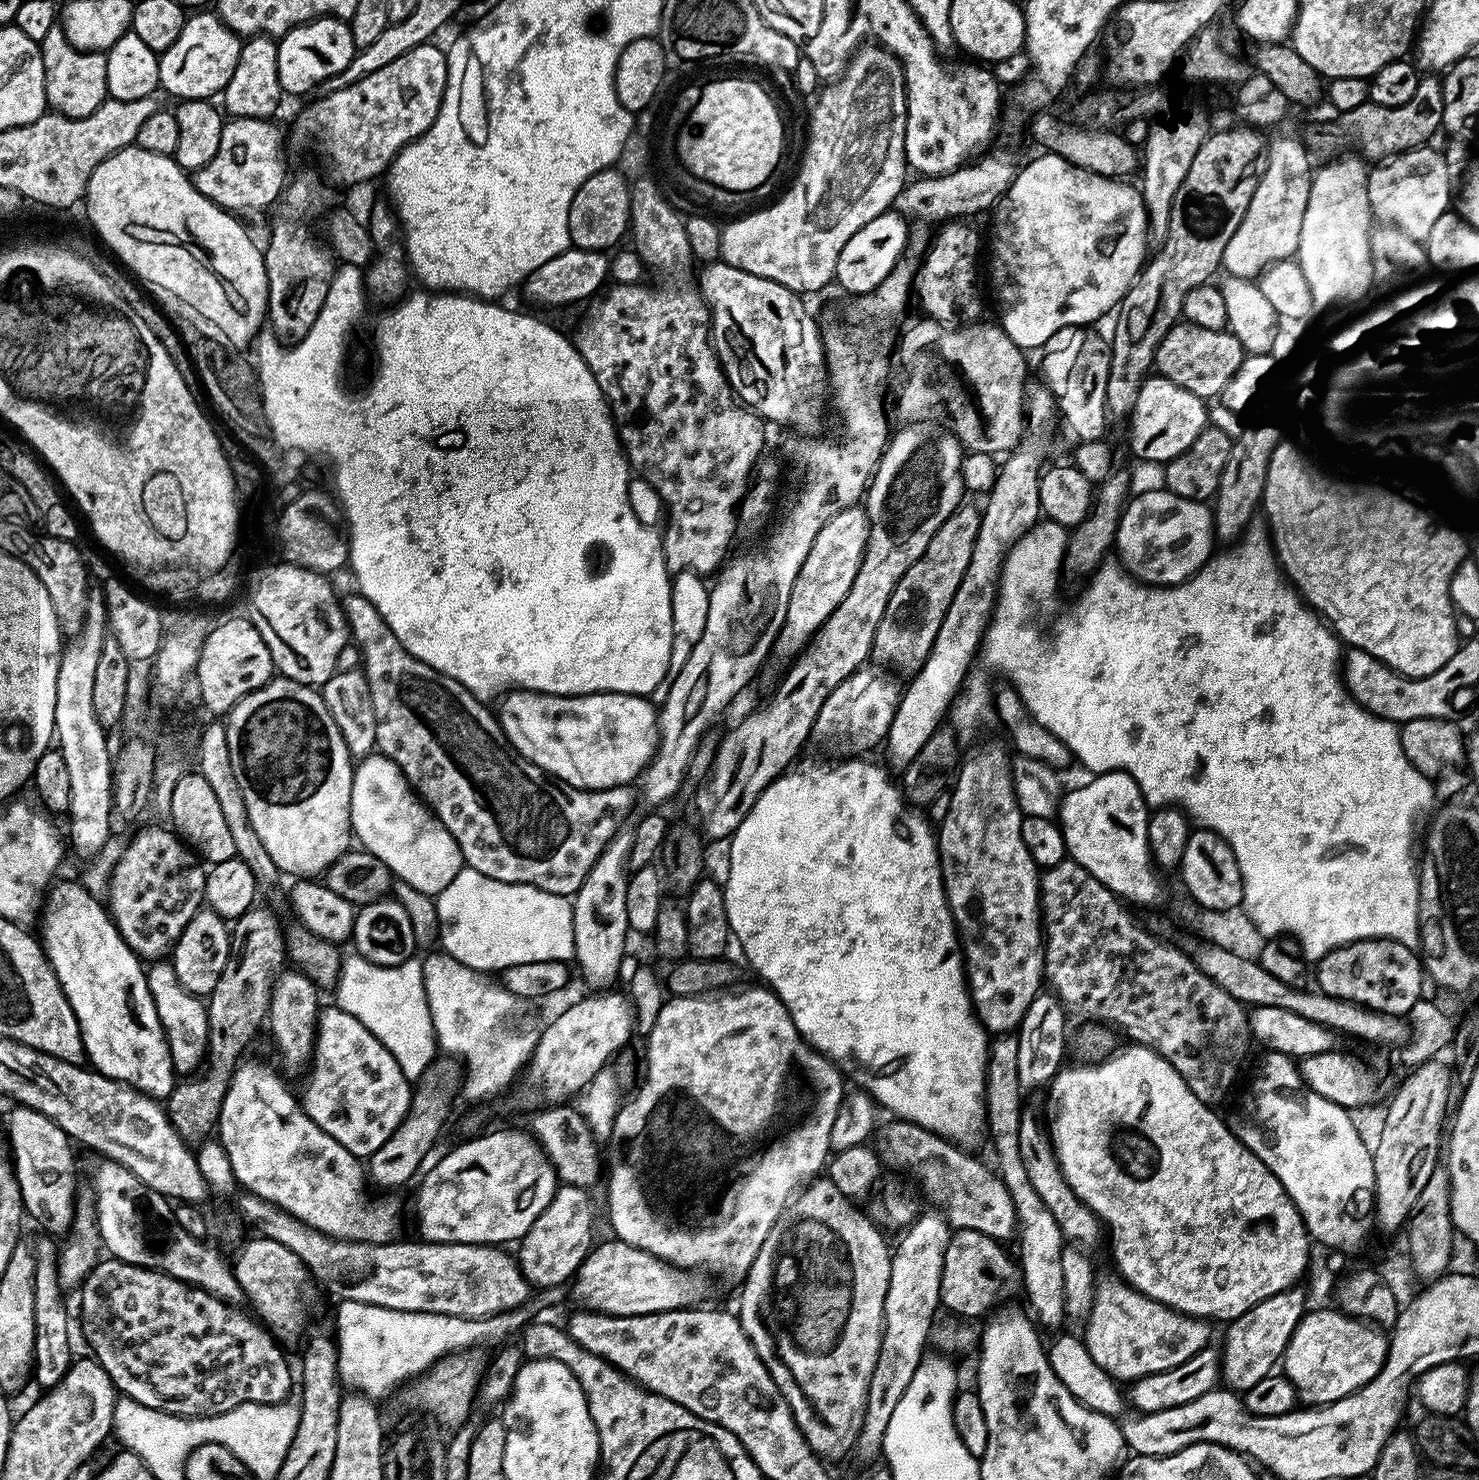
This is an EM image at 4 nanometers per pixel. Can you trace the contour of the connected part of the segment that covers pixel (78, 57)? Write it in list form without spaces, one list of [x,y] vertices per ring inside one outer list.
[[[57,26],[46,34],[44,40],[39,41],[42,62],[44,63],[44,73],[46,74],[46,98],[48,108],[53,112],[60,113],[61,116],[70,118],[86,118],[98,110],[104,101],[109,99],[108,87],[106,86],[106,62],[107,55],[100,50],[85,50],[72,43],[68,39],[67,31],[63,27]]]

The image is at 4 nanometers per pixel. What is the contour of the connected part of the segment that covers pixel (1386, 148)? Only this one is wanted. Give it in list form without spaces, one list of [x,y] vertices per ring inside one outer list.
[[[1436,74],[1421,75],[1414,95],[1402,106],[1386,107],[1367,100],[1362,105],[1340,115],[1340,126],[1344,130],[1352,128],[1356,137],[1360,138],[1359,151],[1368,160],[1381,160],[1410,147],[1424,146],[1437,131],[1442,128],[1444,118],[1444,90],[1442,80]]]

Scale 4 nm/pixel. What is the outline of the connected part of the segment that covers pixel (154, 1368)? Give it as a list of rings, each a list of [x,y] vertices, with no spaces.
[[[104,1258],[95,1264],[79,1289],[80,1295],[80,1328],[84,1331],[84,1340],[92,1347],[91,1355],[110,1374],[117,1393],[133,1399],[142,1406],[154,1410],[169,1412],[172,1415],[185,1417],[221,1416],[224,1412],[234,1410],[240,1404],[282,1404],[289,1399],[288,1391],[292,1388],[294,1372],[288,1369],[288,1360],[284,1357],[285,1349],[274,1339],[272,1332],[257,1322],[251,1315],[247,1316],[239,1307],[228,1304],[212,1296],[205,1289],[197,1288],[184,1280],[172,1277],[168,1272],[160,1272],[142,1265],[130,1265],[113,1258]]]

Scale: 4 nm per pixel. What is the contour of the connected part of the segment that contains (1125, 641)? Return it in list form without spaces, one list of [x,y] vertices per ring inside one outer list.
[[[1060,522],[1037,523],[1009,548],[1001,566],[999,591],[990,619],[996,628],[996,644],[982,644],[985,662],[994,671],[1001,672],[1008,679],[1005,681],[1016,689],[1025,712],[1047,732],[1058,737],[1089,772],[1119,772],[1134,788],[1136,783],[1137,790],[1144,795],[1146,803],[1153,804],[1153,809],[1179,808],[1195,823],[1197,820],[1201,829],[1221,836],[1230,846],[1242,874],[1242,909],[1265,938],[1293,936],[1300,943],[1303,959],[1308,962],[1318,962],[1334,949],[1355,944],[1357,940],[1397,940],[1415,949],[1420,942],[1417,925],[1422,884],[1412,873],[1412,823],[1432,803],[1437,803],[1433,781],[1412,767],[1406,758],[1400,728],[1391,720],[1382,720],[1367,712],[1348,692],[1342,675],[1341,641],[1327,623],[1309,609],[1286,579],[1269,533],[1263,527],[1249,527],[1235,545],[1236,552],[1217,555],[1195,576],[1189,576],[1184,583],[1175,586],[1145,586],[1133,579],[1121,565],[1120,569],[1116,564],[1105,562],[1087,581],[1085,592],[1077,598],[1076,605],[1053,618],[1052,633],[1048,636],[1048,619],[1056,612],[1056,591],[1062,588],[1064,551],[1069,537],[1064,527]]]

